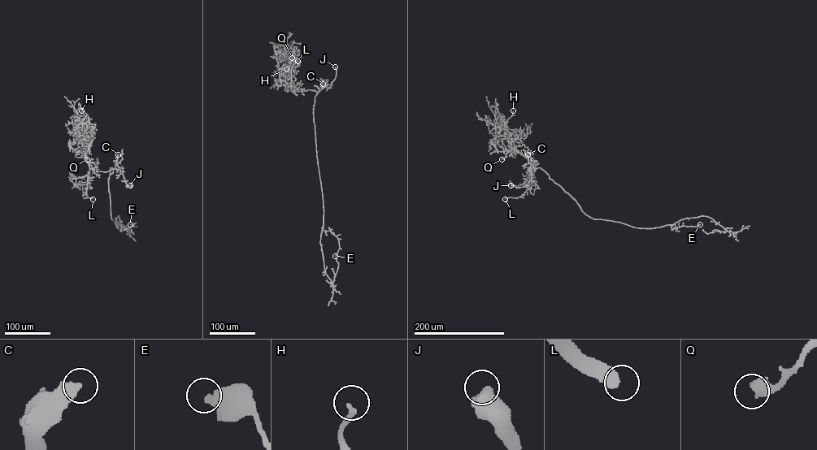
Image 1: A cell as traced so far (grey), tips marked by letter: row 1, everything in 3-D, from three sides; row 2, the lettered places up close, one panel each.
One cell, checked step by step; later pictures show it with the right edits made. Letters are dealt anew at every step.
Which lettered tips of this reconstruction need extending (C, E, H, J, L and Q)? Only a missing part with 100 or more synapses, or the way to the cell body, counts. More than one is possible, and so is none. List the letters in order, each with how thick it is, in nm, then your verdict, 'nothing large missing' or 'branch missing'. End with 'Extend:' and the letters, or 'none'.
C: 480 nm thick; nothing large missing
E: 400 nm thick; nothing large missing
H: 220 nm thick; nothing large missing
J: 650 nm thick; nothing large missing
L: 550 nm thick; branch missing
Q: 480 nm thick; nothing large missing
Extend: L

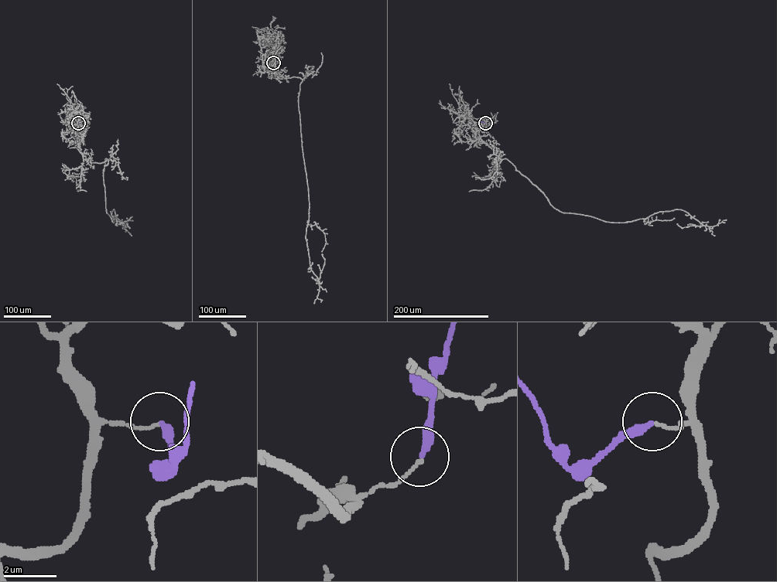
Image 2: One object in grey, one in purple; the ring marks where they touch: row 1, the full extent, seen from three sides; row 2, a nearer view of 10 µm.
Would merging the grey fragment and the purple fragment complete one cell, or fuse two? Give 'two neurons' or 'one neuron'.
two neurons

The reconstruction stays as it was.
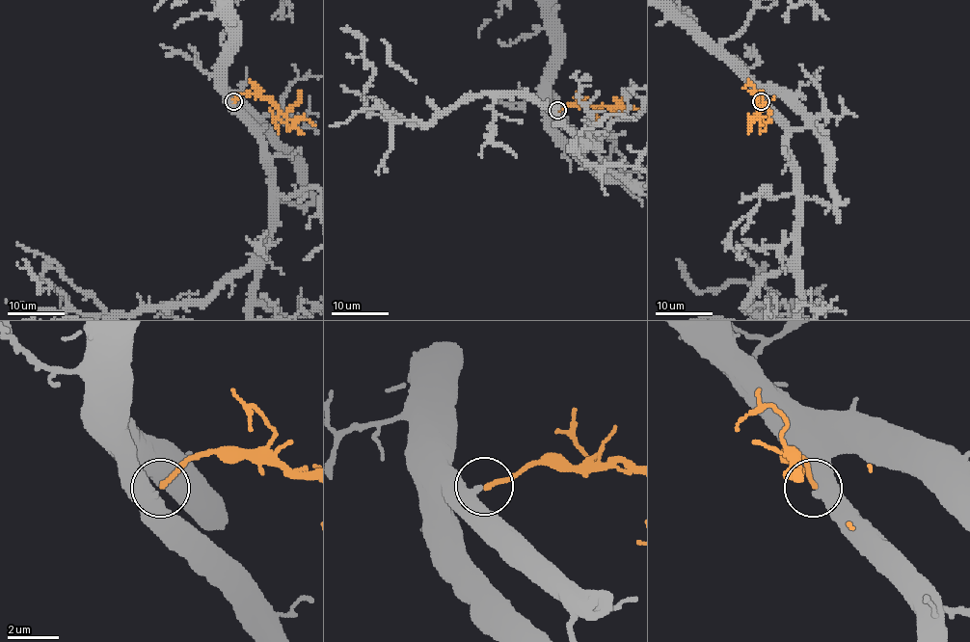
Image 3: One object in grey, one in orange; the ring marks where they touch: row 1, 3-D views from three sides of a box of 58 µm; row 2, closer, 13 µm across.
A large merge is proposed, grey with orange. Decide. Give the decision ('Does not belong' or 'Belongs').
Belongs

